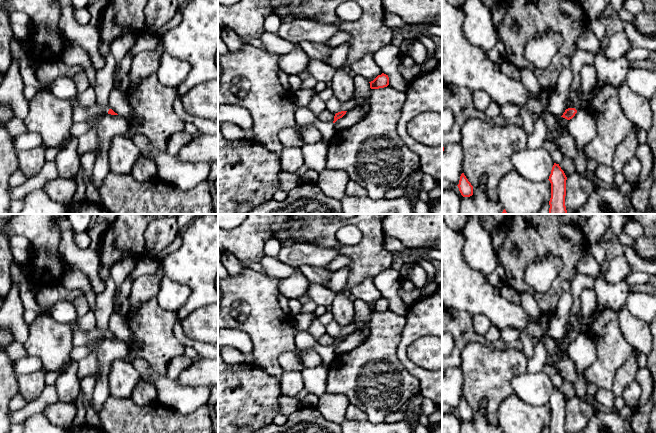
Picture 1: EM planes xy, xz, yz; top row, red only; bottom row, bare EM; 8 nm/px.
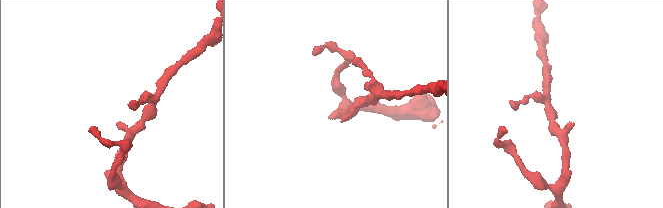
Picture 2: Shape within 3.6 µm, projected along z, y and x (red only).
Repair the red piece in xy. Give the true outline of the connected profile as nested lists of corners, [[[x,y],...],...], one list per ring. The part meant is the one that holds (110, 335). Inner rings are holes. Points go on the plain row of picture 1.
[[[75,322],[72,324],[72,327],[73,327],[73,346],[74,347],[87,345],[90,341],[98,340],[102,337],[118,339],[109,331],[101,330],[97,327],[93,329],[92,331],[82,331],[75,325]]]

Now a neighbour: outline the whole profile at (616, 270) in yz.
[[[623,255],[609,261],[603,271],[603,278],[609,284],[619,283],[629,276],[630,266]]]

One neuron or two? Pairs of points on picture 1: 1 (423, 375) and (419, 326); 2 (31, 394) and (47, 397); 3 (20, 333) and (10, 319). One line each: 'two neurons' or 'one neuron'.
1: one neuron
2: two neurons
3: one neuron

